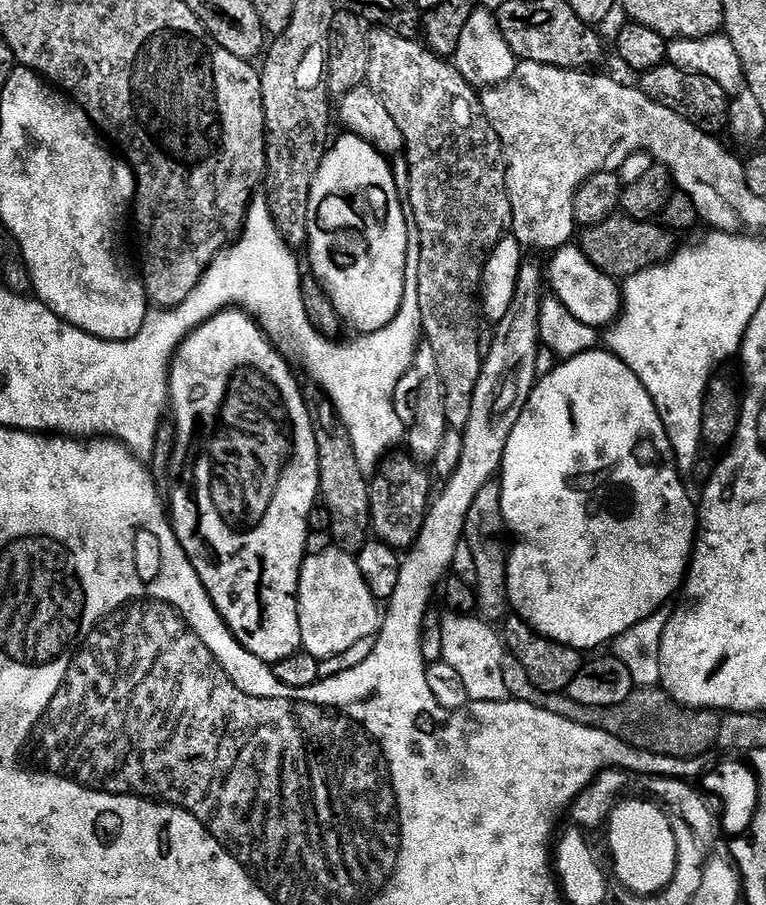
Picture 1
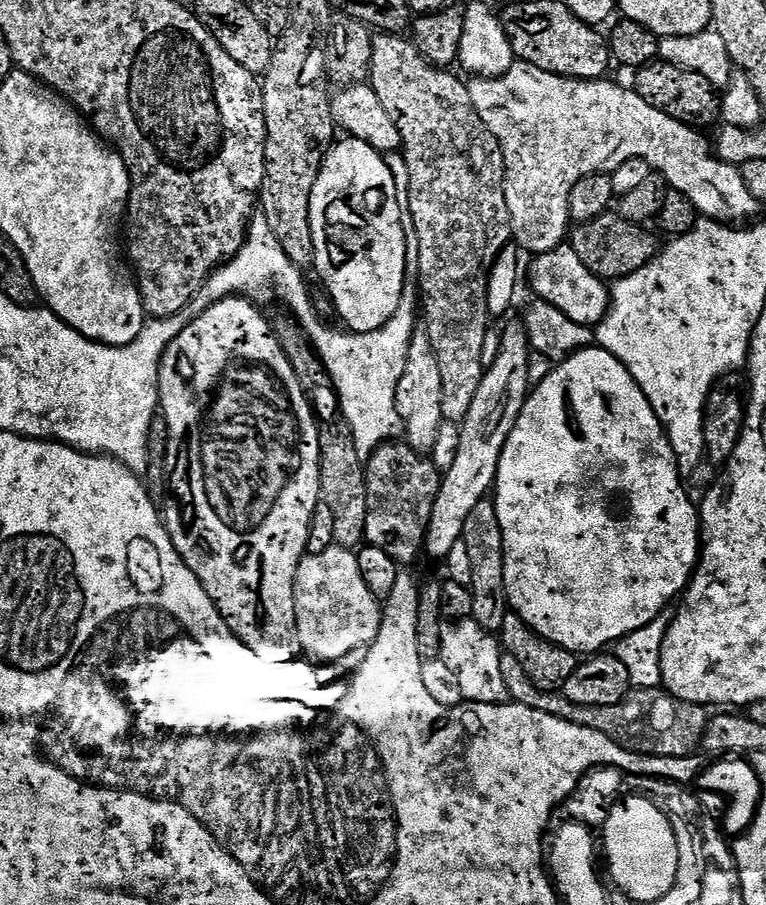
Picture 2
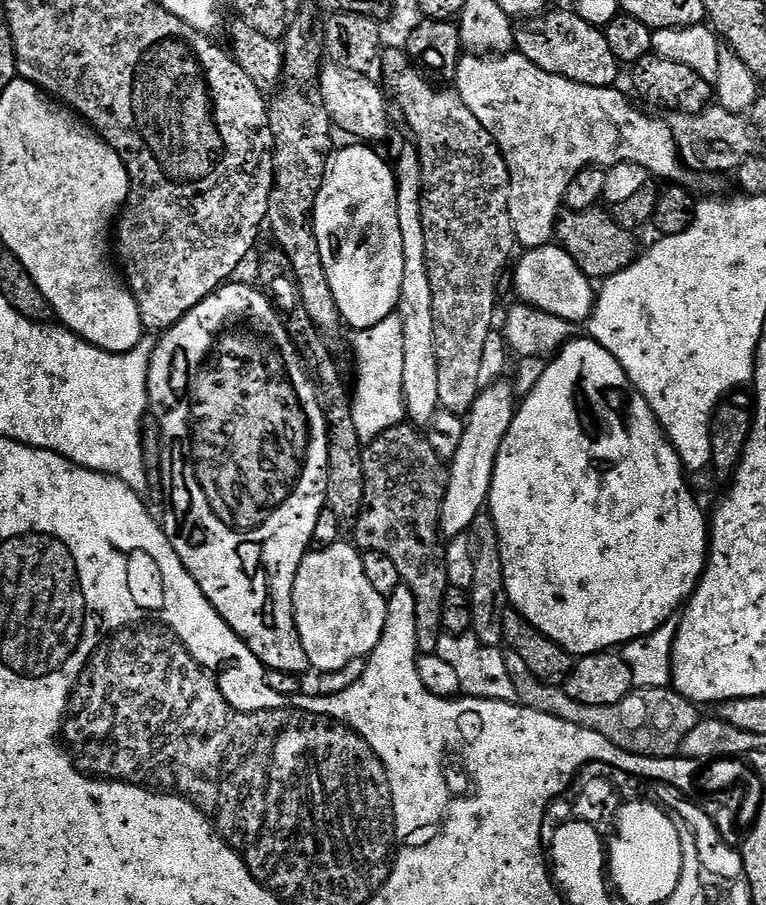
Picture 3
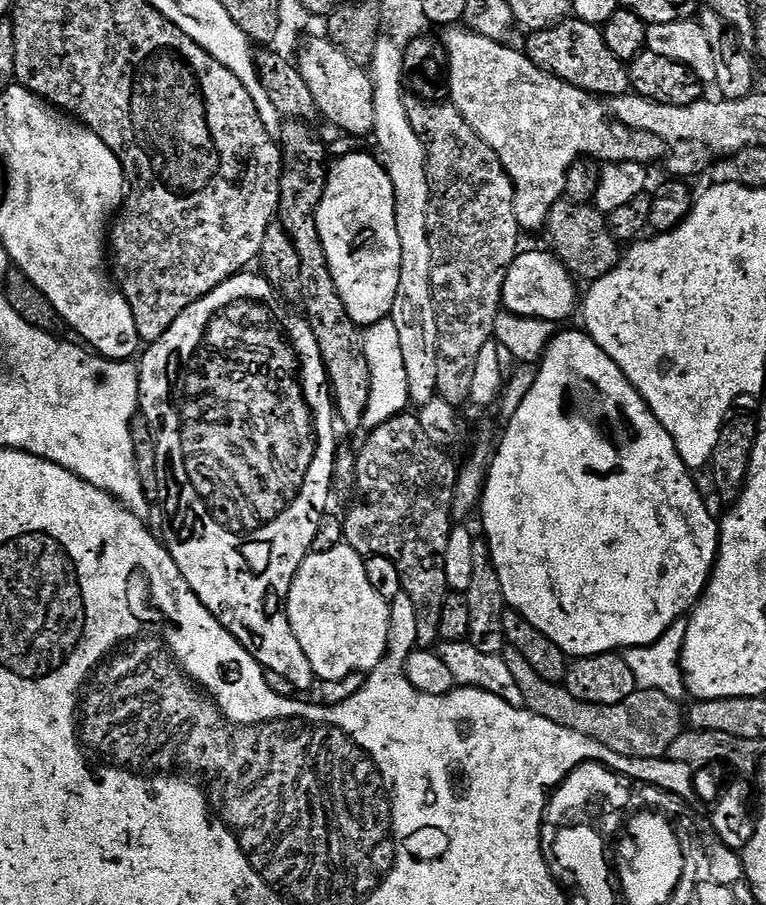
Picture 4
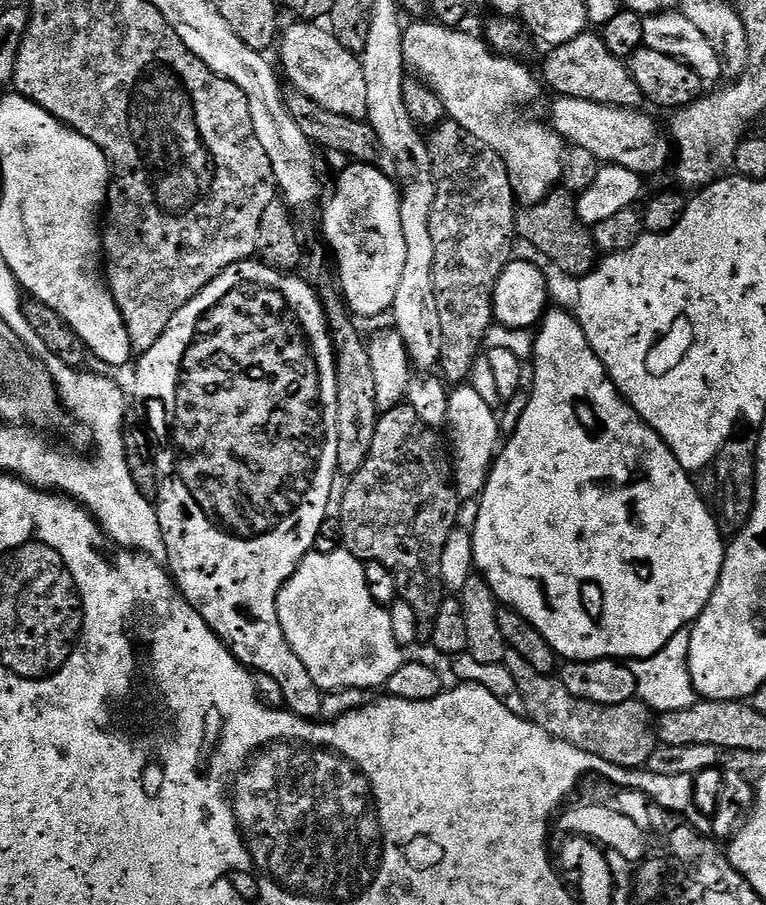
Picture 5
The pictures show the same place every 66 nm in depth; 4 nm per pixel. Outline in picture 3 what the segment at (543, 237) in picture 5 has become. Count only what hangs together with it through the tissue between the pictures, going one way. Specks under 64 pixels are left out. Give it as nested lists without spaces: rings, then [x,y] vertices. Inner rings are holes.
[[[599,207],[585,212],[565,211],[556,221],[554,233],[560,247],[568,251],[570,258],[578,262],[580,269],[593,282],[603,282],[609,276],[626,270],[635,262],[638,255],[636,236],[631,231],[623,229],[607,211],[600,211]]]

